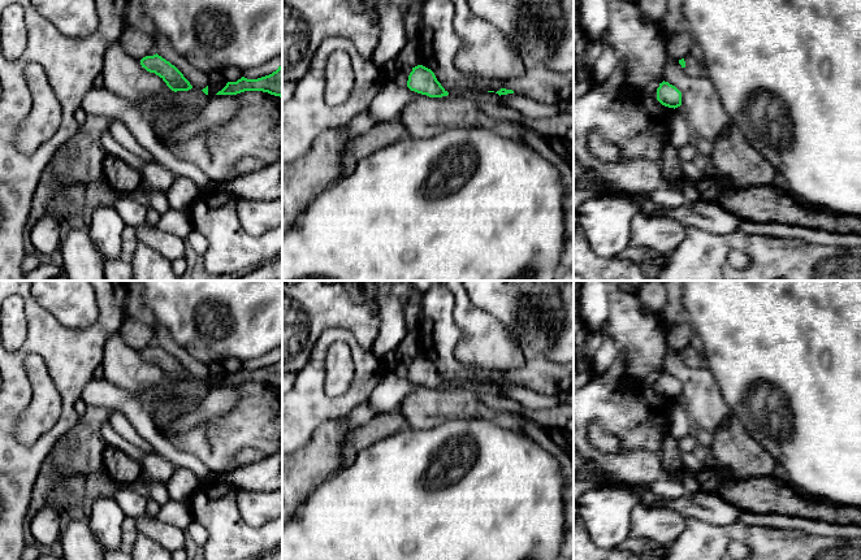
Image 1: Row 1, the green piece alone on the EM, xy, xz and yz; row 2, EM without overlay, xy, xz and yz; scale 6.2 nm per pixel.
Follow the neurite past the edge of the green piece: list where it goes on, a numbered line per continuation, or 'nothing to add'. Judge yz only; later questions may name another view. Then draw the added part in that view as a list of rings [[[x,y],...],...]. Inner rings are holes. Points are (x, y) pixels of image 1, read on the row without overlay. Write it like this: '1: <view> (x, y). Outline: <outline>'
1: yz (693, 359). Outline: [[[688,346],[684,348],[685,359],[684,361],[692,368],[706,366],[706,359],[704,353],[697,352],[695,348]]]

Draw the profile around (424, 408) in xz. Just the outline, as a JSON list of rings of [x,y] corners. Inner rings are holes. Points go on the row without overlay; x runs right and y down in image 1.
[[[419,385],[401,401],[398,412],[414,429],[432,429],[453,420],[483,418],[525,435],[524,417],[510,411],[486,407],[479,394],[463,386],[429,388]]]

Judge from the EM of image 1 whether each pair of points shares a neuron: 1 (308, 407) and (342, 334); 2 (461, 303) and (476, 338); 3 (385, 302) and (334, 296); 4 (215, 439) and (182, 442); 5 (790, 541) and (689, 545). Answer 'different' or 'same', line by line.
1: same
2: same
3: different
4: same
5: same

